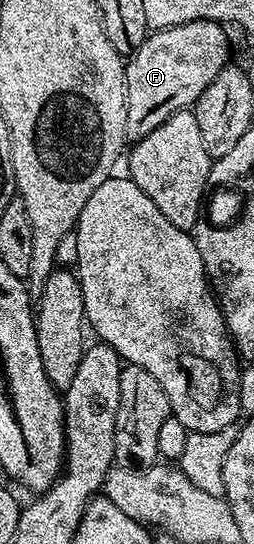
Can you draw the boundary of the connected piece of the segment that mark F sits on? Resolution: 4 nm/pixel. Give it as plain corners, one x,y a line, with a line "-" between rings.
194,20
193,22
185,22
178,24
172,28
160,28
152,31
145,42
141,42
141,46
136,52
131,53
125,64
125,86
127,87
127,134
132,141
140,140
145,134
152,132
157,126
161,126
161,122
165,122
174,112
181,112
190,109
201,98
201,94
205,94
205,90
209,86
209,82
213,82
213,78
217,78
217,74
221,74
221,70
228,67
231,56
231,44
227,41
228,29
224,25
213,22
212,20

